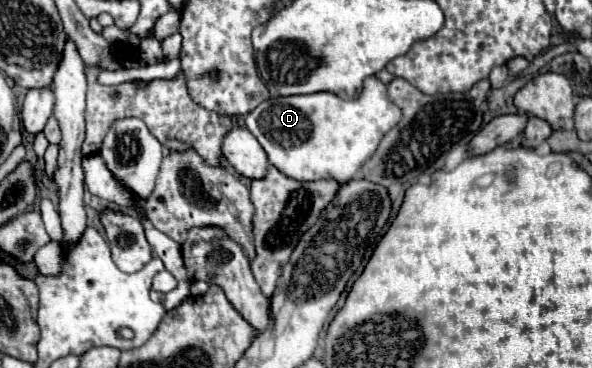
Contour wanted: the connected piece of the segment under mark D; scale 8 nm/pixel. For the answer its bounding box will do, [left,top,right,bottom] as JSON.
[246,77,400,185]

